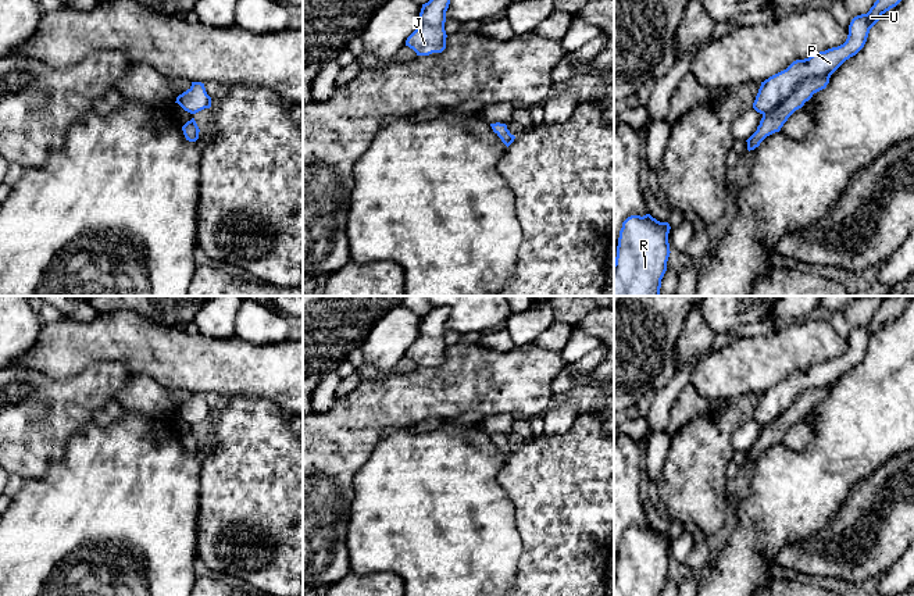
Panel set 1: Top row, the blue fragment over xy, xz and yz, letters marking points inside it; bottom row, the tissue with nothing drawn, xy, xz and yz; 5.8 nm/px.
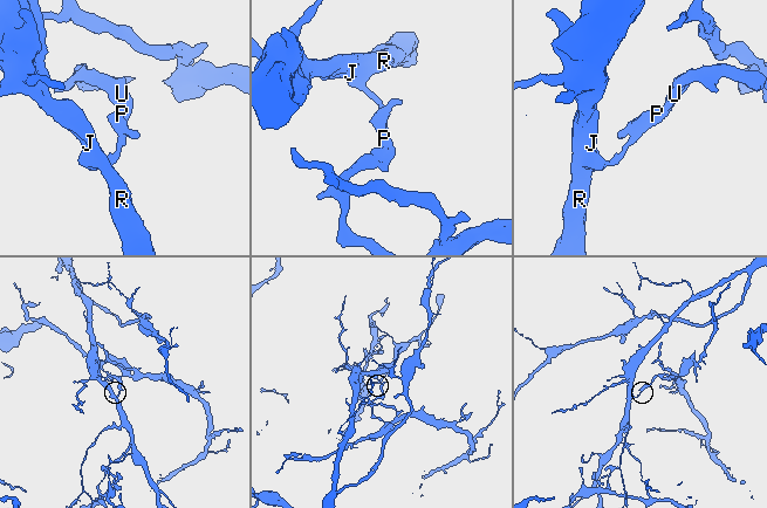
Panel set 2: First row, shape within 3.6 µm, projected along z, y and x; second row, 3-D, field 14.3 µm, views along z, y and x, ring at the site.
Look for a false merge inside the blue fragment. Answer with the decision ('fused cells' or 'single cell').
fused cells

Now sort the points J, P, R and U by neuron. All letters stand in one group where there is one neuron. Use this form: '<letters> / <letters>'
J R / P U

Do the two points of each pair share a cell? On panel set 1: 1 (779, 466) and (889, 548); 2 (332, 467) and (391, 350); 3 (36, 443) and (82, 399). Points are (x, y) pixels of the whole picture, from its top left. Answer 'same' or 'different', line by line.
1: different
2: different
3: same

